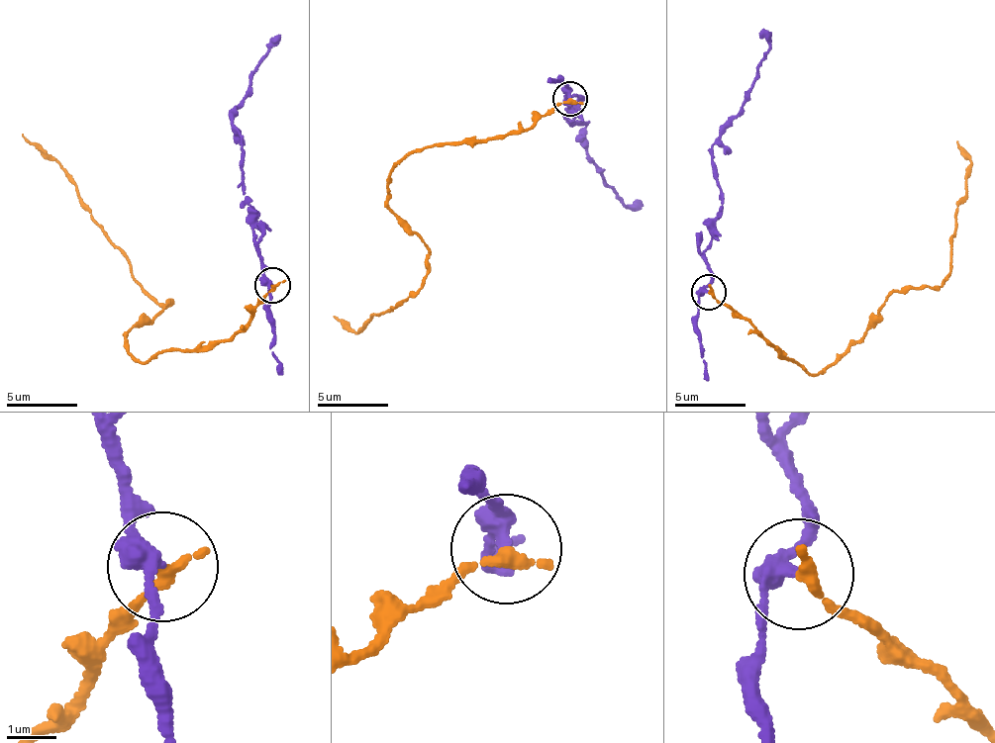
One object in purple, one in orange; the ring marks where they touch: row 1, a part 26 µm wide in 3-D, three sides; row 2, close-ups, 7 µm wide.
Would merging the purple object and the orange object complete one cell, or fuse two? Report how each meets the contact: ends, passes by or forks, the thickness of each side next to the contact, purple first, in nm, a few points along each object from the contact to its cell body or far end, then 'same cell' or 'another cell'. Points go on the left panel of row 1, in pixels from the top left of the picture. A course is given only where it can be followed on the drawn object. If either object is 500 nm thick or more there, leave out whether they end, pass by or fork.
purple passes by; orange ends there; 300 nm thick on the purple side, 240 nm on the other; purple runs (273, 286), (265, 278), (262, 258), (253, 247), (251, 211), (248, 205), (233, 120), (257, 59), (279, 35); orange runs (273, 286), (227, 340), (138, 360), (124, 337), (165, 300), (173, 305), (143, 288), (61, 168), (24, 135); another cell

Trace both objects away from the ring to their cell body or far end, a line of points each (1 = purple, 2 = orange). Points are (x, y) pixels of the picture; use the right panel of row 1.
1: (708, 293), (711, 267), (706, 258), (711, 222), (720, 216), (712, 145), (741, 110), (768, 49), (761, 30)
2: (708, 293), (795, 364), (818, 373), (865, 336), (894, 291), (931, 287), (949, 271), (971, 164), (957, 141)

